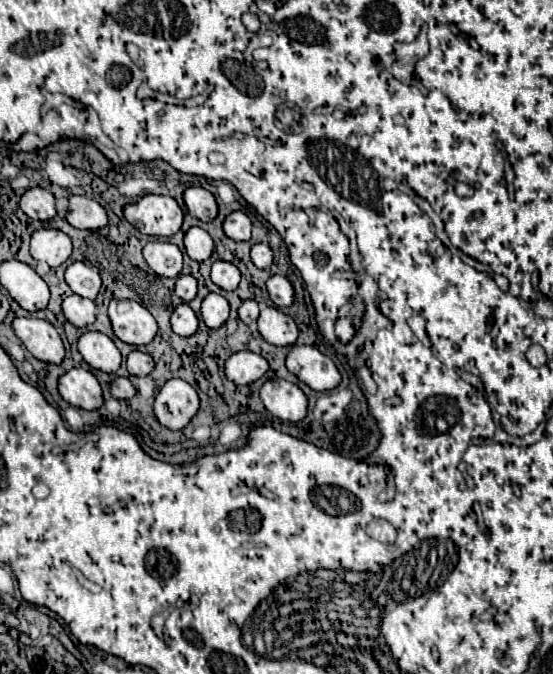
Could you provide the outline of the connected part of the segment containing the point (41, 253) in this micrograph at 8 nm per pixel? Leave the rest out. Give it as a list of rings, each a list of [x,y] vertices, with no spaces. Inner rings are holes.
[[[38,230],[32,234],[30,254],[34,260],[46,262],[50,268],[58,268],[72,254],[72,240],[64,232]]]

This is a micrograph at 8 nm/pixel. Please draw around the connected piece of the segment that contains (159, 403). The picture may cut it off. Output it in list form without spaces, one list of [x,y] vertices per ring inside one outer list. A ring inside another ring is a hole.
[[[180,378],[168,380],[156,394],[154,414],[158,422],[170,430],[184,430],[198,410],[200,400],[196,390]]]

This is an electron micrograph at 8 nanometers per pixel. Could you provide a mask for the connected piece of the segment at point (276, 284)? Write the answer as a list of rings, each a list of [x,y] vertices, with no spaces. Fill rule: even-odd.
[[[272,276],[268,280],[268,292],[276,306],[290,306],[294,302],[294,288],[286,276]]]

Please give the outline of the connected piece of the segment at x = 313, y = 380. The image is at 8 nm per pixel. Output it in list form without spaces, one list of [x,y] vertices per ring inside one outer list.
[[[294,346],[286,358],[286,366],[314,392],[332,390],[342,382],[336,364],[312,346]]]

